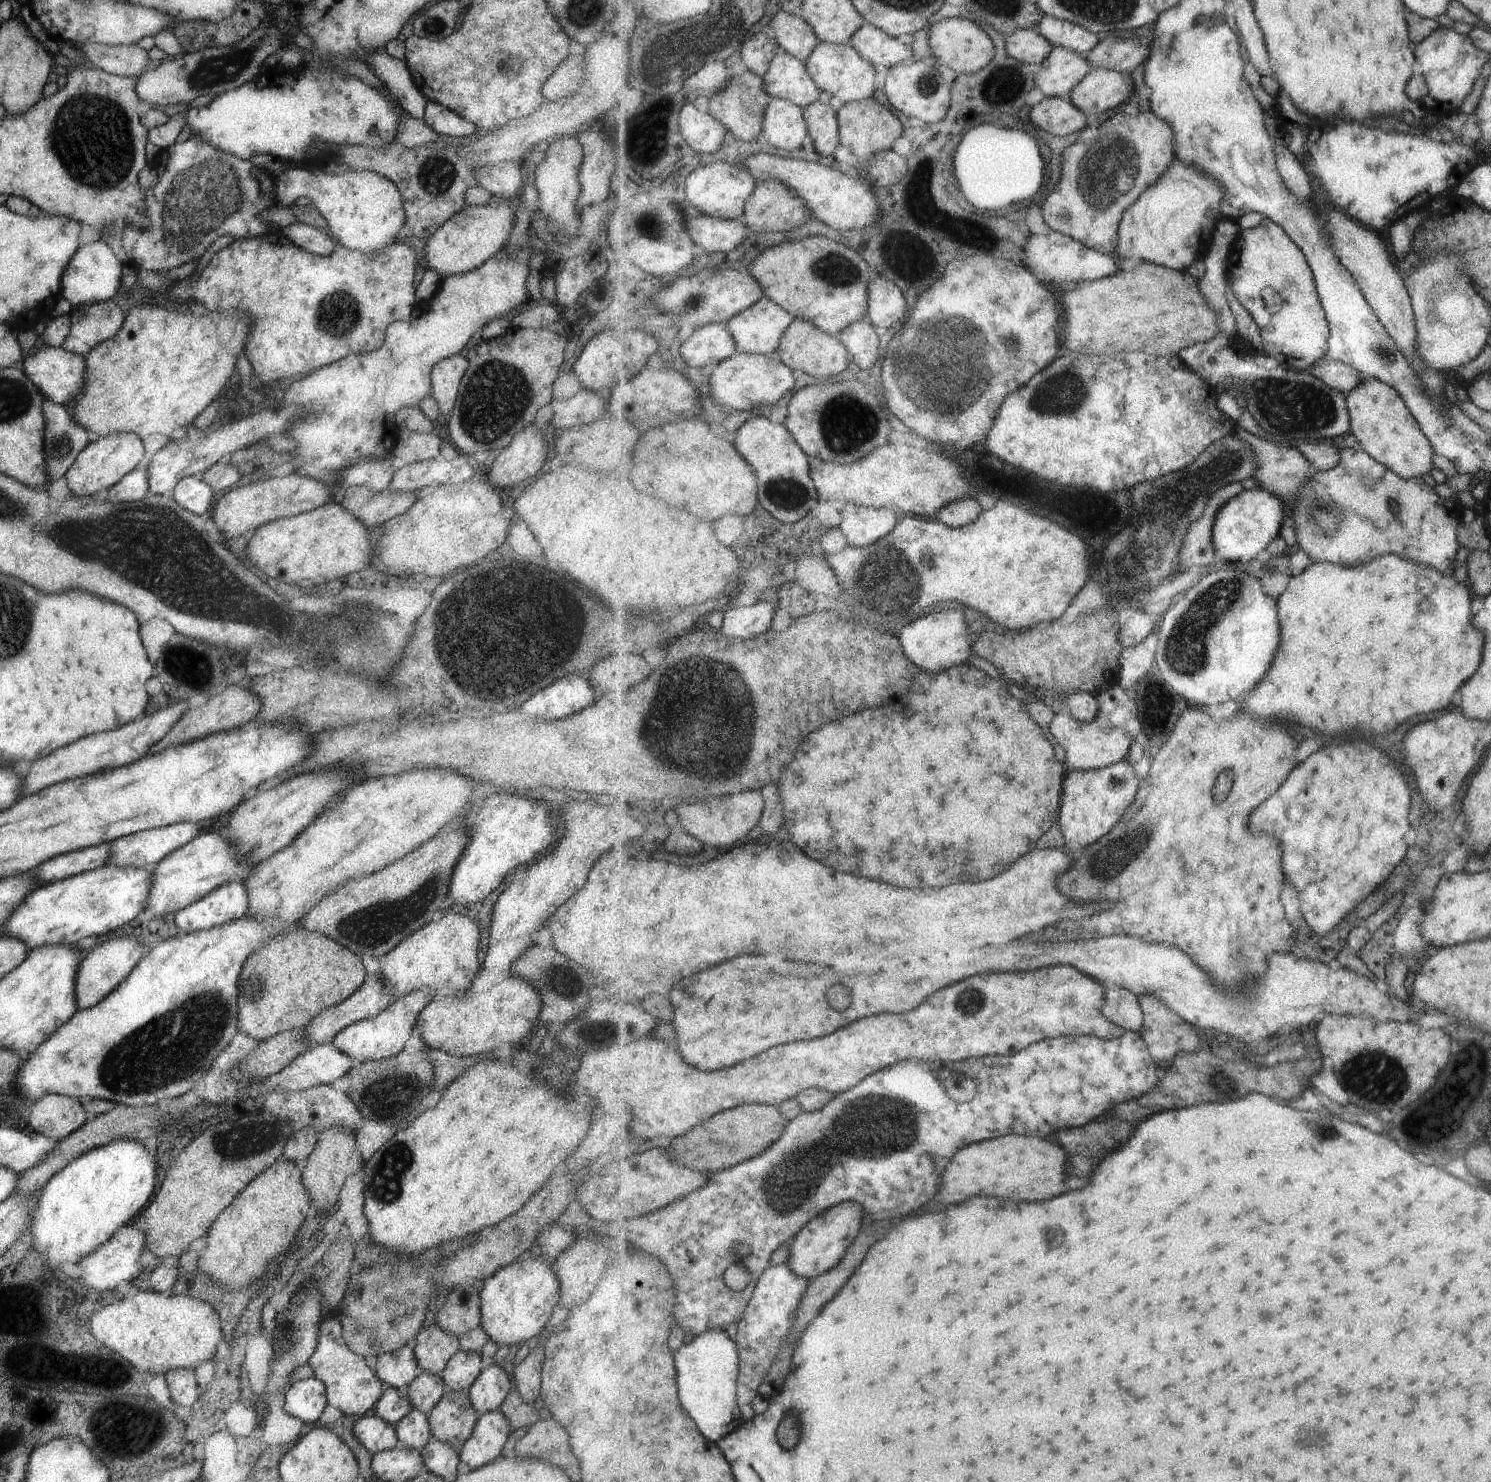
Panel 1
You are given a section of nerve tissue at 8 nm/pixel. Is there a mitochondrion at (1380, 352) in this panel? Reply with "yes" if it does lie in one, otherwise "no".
yes

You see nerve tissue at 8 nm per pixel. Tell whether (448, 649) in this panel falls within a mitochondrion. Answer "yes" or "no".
yes

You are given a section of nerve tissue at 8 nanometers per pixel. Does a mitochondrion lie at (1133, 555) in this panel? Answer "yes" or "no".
yes

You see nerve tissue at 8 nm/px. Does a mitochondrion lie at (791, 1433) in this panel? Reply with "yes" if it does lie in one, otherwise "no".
yes

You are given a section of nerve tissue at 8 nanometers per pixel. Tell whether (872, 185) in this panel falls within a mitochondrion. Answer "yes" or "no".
no

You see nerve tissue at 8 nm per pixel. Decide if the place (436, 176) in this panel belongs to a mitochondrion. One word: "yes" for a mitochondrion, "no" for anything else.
yes

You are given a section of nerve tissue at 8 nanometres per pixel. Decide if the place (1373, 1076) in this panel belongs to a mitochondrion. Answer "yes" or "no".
yes

